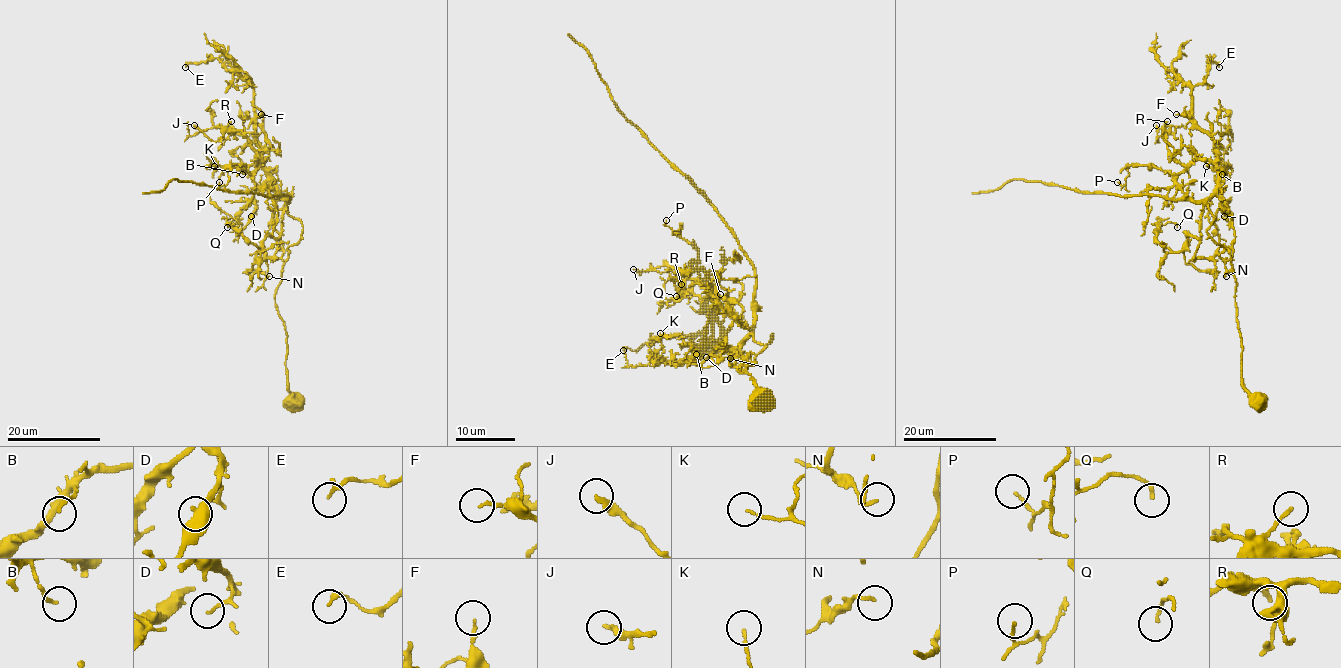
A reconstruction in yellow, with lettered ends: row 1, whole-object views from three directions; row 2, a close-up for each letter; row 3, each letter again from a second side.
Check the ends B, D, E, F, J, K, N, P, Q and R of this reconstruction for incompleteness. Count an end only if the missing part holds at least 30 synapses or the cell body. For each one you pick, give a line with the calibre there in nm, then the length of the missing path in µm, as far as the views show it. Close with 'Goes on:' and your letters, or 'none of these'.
Goes on: none of these

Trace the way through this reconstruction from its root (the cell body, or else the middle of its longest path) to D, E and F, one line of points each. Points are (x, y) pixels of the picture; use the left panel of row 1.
D: (295, 398), (275, 290), (303, 226), (270, 181), (254, 195), (251, 216)
E: (295, 398), (275, 290), (303, 226), (288, 213), (264, 167), (252, 84), (216, 57), (185, 67)
F: (295, 398), (275, 290), (303, 226), (288, 213), (264, 167), (256, 138), (261, 114)

